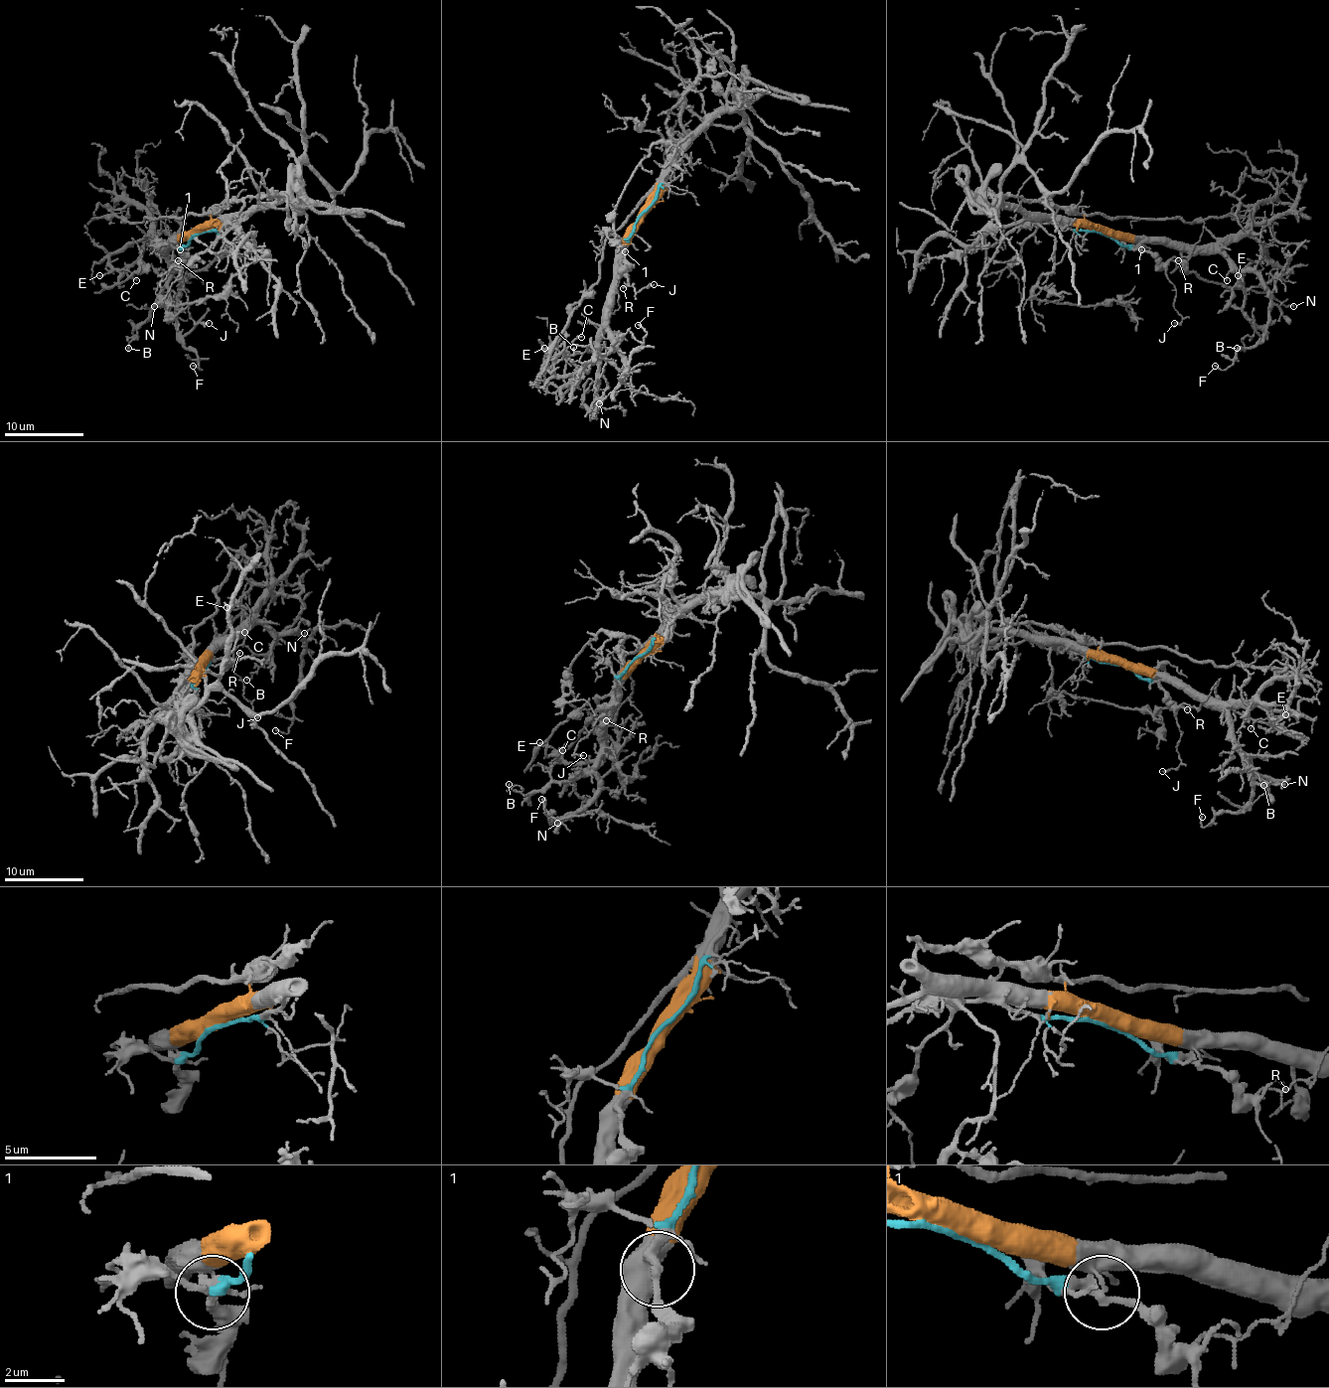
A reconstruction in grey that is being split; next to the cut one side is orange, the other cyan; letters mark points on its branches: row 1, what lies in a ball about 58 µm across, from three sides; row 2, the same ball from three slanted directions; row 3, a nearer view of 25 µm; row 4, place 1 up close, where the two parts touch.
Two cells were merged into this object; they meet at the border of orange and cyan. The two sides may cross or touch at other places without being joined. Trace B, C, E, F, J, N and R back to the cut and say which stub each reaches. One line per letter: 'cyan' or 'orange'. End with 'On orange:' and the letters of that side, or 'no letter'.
B: orange
C: orange
E: orange
F: orange
J: cyan
N: orange
R: cyan
On orange: B, C, E, F, N

